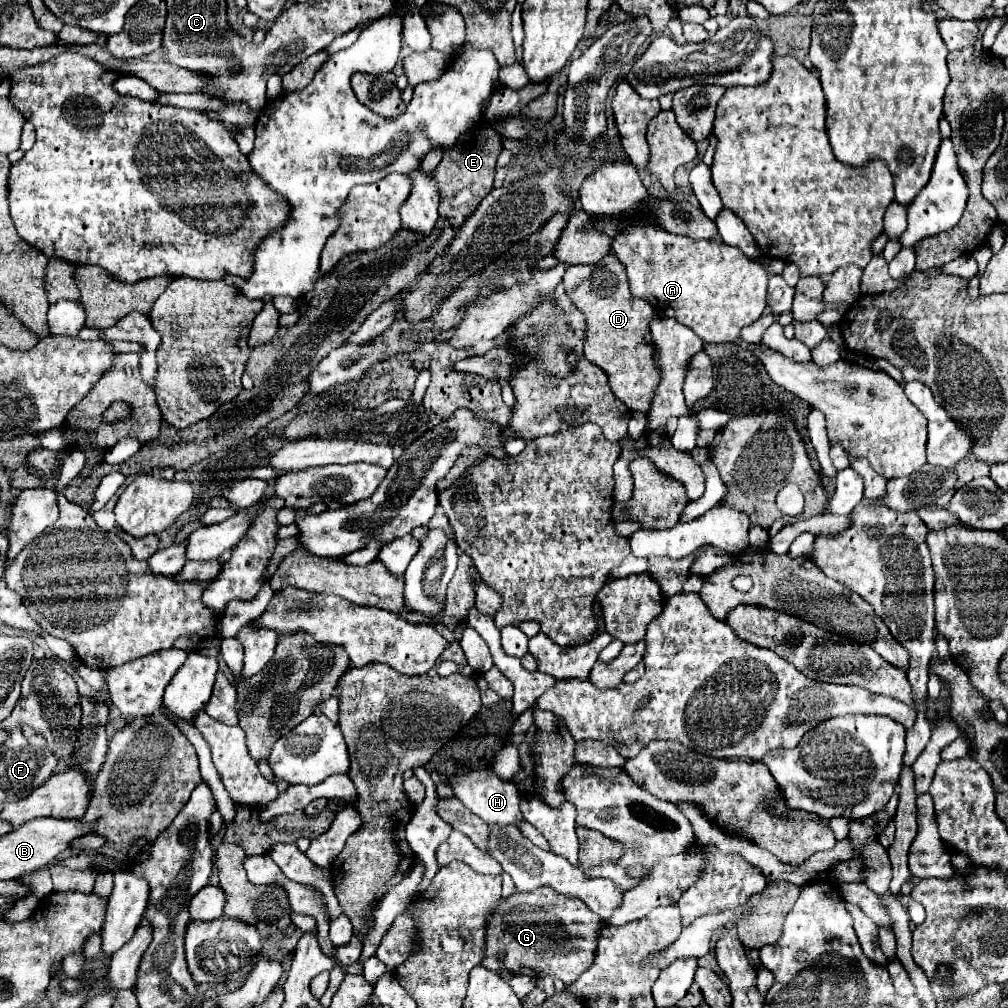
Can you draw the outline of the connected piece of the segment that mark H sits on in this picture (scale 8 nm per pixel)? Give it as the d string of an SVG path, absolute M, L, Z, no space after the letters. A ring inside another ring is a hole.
M473 770L469 774L457 776L457 782L453 784L455 796L481 820L485 820L489 826L515 826L521 828L523 814L521 814L521 794L515 784L503 782L499 776L495 776L491 770Z

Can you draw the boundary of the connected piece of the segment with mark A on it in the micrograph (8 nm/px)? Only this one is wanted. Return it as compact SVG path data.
M643 220L631 222L633 224L613 240L613 252L627 268L633 296L649 300L659 314L673 316L681 324L687 324L705 342L731 342L741 328L755 322L763 314L767 306L767 272L759 262L743 256L739 248L731 248L719 240L691 240L669 234L659 226L647 222L643 224Z

